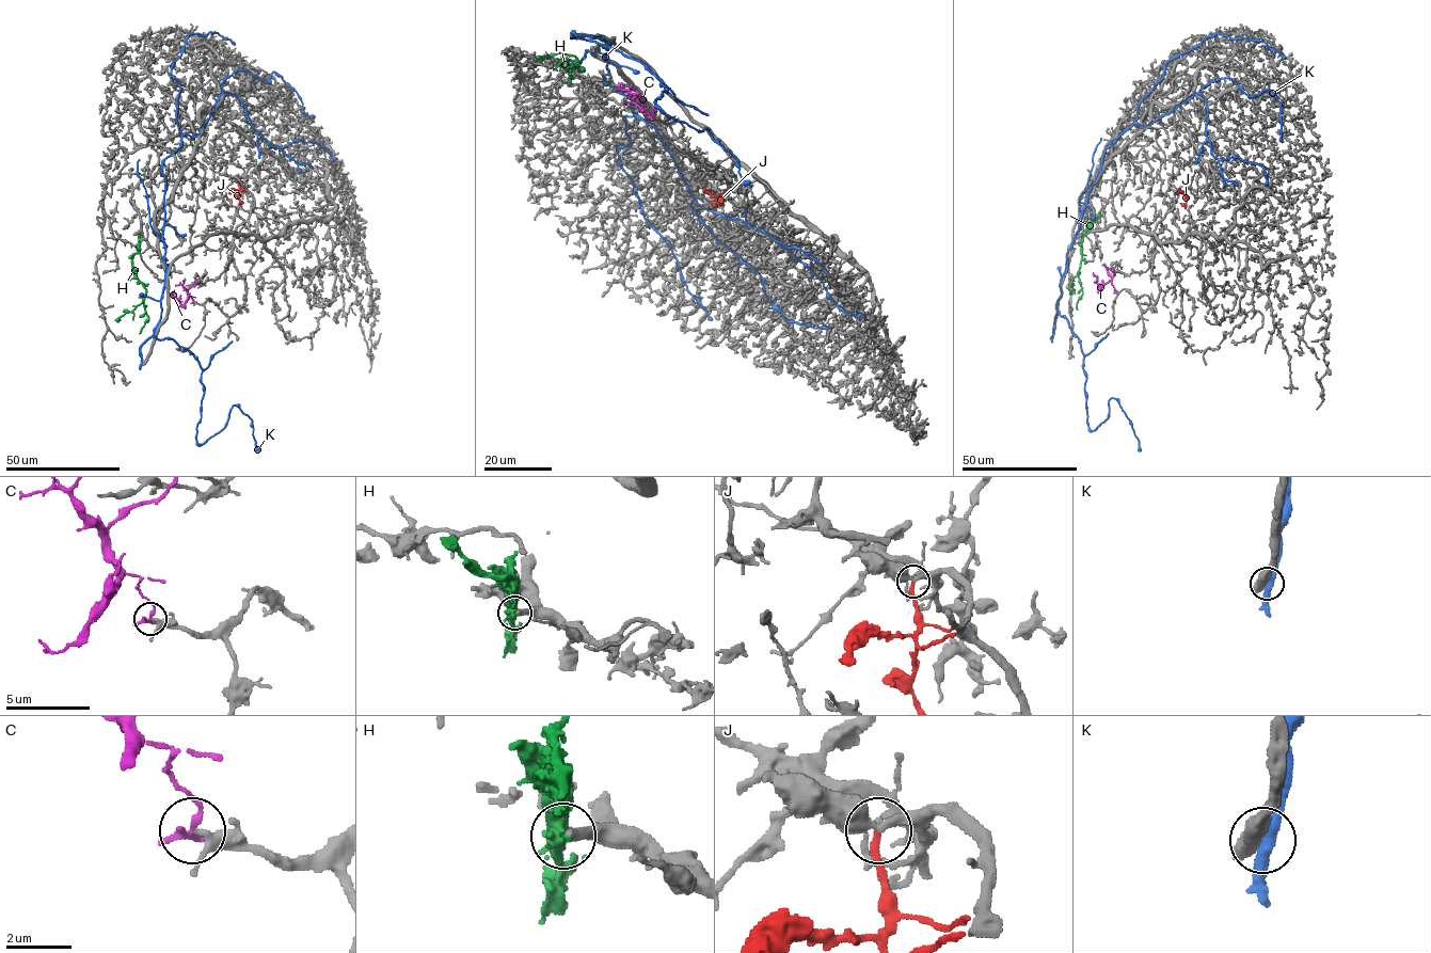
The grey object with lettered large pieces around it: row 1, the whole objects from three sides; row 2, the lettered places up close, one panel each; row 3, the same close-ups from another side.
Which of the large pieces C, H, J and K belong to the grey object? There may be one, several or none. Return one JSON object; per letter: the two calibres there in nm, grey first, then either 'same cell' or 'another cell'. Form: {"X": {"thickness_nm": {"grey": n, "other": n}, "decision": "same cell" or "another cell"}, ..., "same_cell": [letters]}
{"C": {"thickness_nm": {"grey": 200, "other": 240}, "decision": "another cell"}, "H": {"thickness_nm": {"grey": 360, "other": 400}, "decision": "same cell"}, "J": {"thickness_nm": {"grey": 360, "other": 240}, "decision": "same cell"}, "K": {"thickness_nm": {"grey": 750, "other": 400}, "decision": "another cell"}, "same_cell": ["H", "J"]}

